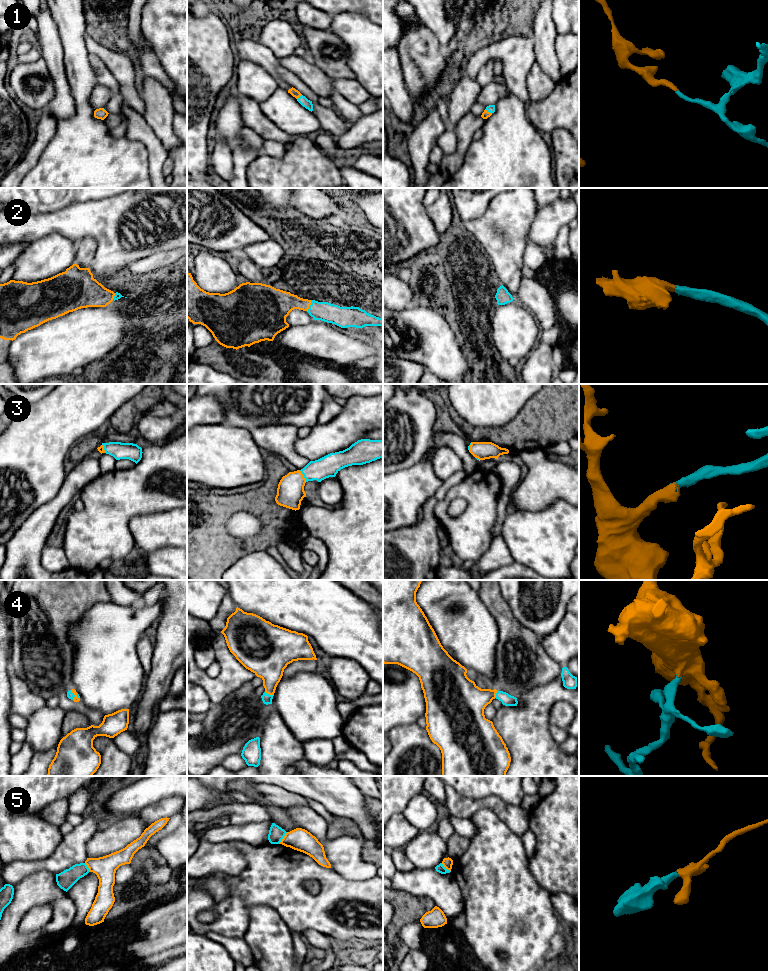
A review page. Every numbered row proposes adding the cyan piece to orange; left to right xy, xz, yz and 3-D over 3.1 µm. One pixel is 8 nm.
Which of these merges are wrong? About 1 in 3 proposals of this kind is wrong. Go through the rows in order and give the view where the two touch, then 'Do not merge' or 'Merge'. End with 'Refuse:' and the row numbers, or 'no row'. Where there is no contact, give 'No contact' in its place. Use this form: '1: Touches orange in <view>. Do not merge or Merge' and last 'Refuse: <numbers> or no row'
1: Touches orange in yz. Merge
2: Touches orange in xz. Merge
3: Touches orange in xz. Merge
4: Touches orange in xz. Merge
5: Touches orange in xz. Do not merge
Refuse: 5

